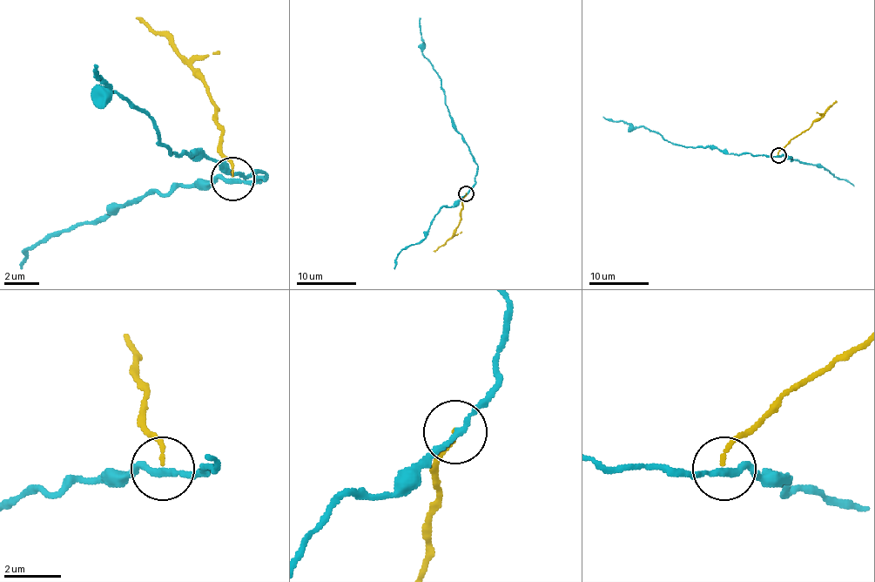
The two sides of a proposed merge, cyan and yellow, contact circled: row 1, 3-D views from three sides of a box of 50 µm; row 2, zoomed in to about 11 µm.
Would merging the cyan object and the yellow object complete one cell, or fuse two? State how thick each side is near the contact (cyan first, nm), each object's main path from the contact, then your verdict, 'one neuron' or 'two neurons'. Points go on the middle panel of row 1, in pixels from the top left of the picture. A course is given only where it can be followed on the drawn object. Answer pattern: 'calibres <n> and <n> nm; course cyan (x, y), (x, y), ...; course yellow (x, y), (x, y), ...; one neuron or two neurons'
calibres 190 and 130 nm; course cyan (467, 192), (475, 182), (475, 159), (453, 124), (441, 79), (421, 52), (419, 17); course yellow (467, 192), (462, 200), (461, 221), (456, 232), (434, 251); two neurons

